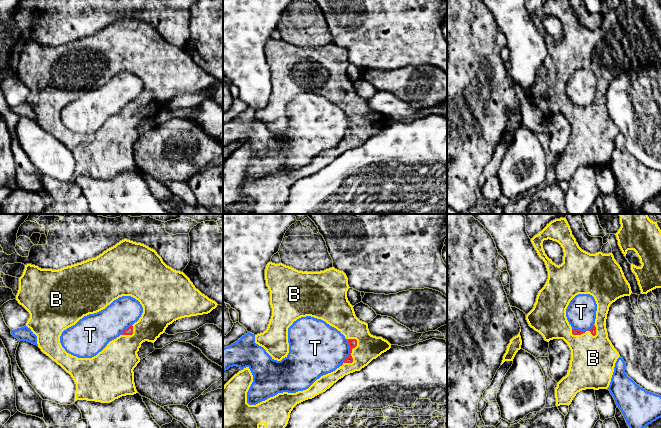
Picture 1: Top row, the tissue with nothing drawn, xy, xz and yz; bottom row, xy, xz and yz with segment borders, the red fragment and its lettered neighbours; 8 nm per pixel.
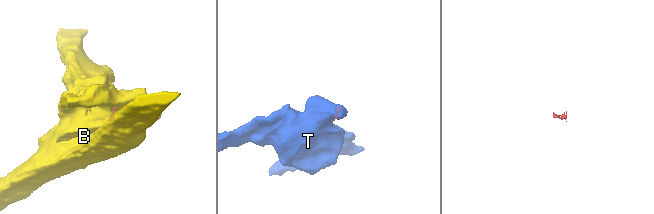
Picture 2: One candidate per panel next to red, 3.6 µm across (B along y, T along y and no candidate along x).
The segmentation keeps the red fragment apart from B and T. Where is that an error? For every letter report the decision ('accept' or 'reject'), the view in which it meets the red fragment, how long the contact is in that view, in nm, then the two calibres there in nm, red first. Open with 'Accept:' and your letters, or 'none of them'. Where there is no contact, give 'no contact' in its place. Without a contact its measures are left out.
Accept: B
B: accept; meets red in xz; contact 260 nm long; 60 nm thick on the red side, 200 nm on the other
T: reject; meets red in xz; contact 220 nm long; 60 nm thick on the red side, 420 nm on the other

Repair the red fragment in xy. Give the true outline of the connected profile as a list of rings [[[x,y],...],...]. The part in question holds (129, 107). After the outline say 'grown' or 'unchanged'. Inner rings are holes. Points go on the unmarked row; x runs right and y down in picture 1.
[[[127,15],[96,34],[58,46],[25,41],[16,76],[30,90],[26,102],[37,112],[38,123],[73,154],[75,177],[101,179],[138,169],[133,146],[140,138],[137,128],[143,118],[154,119],[174,97],[208,90],[218,81],[196,65],[183,48],[167,42],[155,26]],[[122,72],[131,72],[140,78],[143,89],[139,96],[92,134],[78,134],[67,129],[60,119],[62,108]]] | grown

